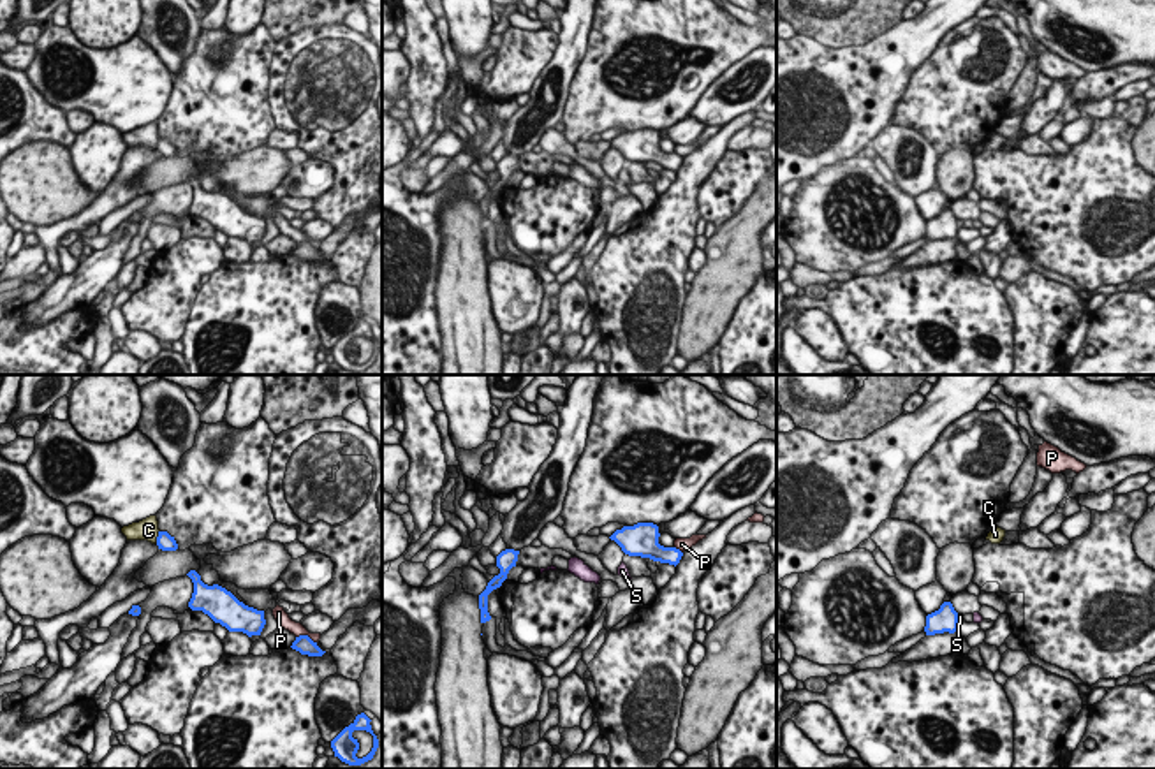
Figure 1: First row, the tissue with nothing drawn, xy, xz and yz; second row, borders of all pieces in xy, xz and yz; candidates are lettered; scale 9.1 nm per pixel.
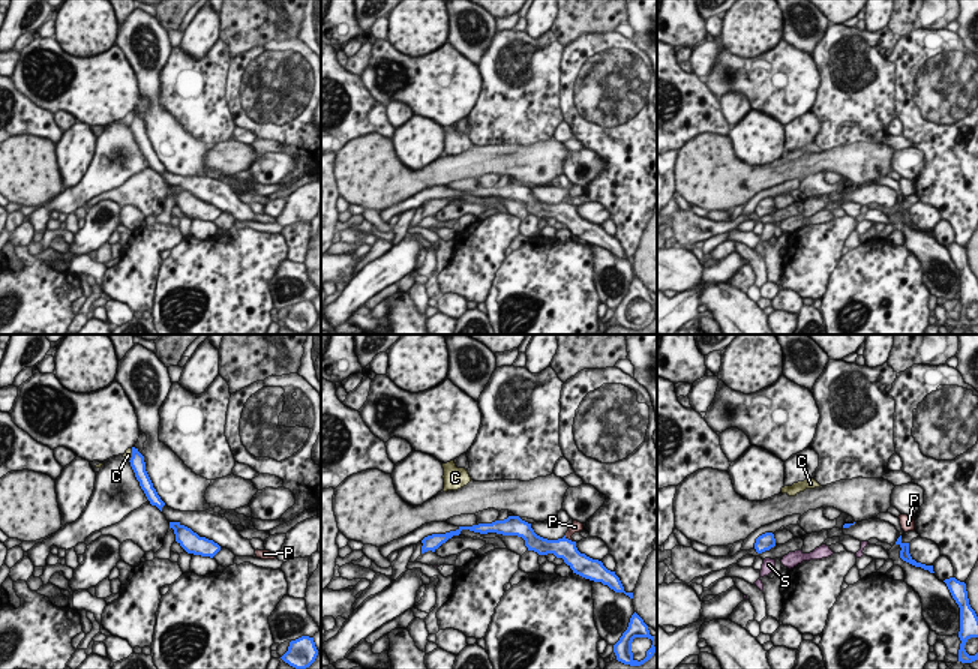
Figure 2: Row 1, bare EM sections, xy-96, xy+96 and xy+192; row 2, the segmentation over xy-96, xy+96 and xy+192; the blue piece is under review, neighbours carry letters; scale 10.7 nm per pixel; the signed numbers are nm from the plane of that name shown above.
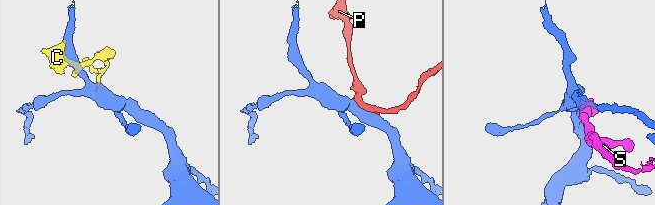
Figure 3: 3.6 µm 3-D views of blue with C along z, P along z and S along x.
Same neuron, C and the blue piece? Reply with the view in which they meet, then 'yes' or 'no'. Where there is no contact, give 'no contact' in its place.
meets blue in xy; no

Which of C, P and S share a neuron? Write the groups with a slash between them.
C / P / S

